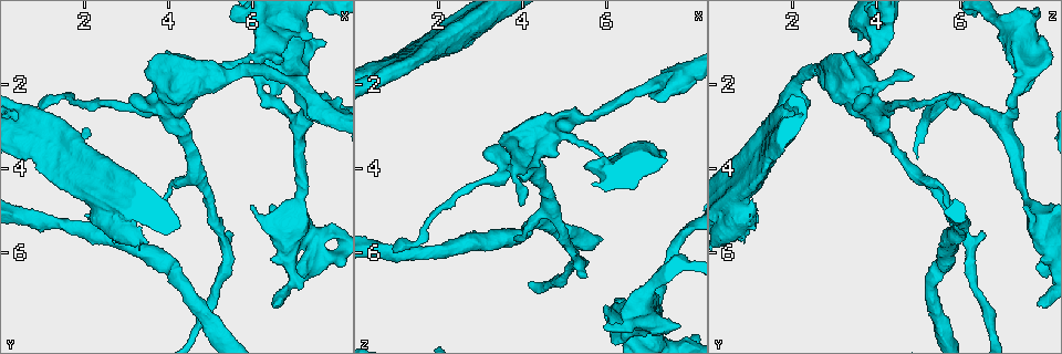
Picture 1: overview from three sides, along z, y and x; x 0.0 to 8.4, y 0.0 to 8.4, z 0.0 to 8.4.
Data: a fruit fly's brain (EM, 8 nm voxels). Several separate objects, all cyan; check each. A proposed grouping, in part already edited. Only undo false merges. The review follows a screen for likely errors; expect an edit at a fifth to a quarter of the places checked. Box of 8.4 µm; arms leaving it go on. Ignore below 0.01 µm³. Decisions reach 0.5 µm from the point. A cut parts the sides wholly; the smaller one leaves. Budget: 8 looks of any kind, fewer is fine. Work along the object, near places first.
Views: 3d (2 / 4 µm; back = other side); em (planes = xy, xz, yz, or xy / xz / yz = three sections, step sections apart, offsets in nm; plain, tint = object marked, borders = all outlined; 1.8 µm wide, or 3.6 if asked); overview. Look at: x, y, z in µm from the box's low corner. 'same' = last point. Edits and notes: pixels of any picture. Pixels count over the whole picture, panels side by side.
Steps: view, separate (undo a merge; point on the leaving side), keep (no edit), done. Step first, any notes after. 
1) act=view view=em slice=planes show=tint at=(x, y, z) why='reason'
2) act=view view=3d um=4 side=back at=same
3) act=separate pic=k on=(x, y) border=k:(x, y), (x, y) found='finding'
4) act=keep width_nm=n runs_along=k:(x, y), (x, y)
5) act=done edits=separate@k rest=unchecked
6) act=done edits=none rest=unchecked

act=view view=em um=3.6 slice=xz step=16 show=tint at=(5.25, 1.90, 2.75) why='sudden change in width'

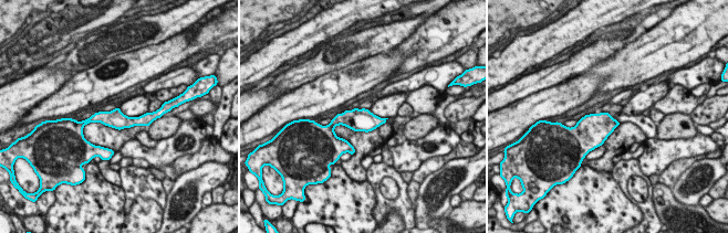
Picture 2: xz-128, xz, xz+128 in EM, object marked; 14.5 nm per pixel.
act=view view=em um=3.6 slice=yz step=4 show=borders at=same

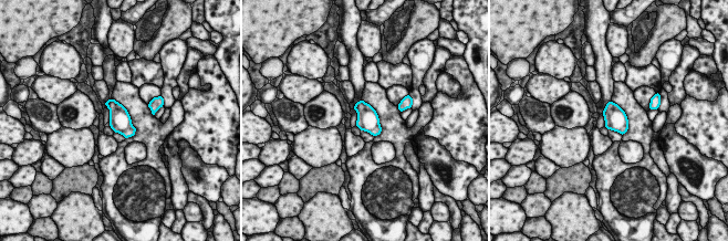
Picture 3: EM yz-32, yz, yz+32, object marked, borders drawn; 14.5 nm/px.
act=keep found='continuous, no second neuron'

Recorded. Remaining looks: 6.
act=view view=em um=3.6 slice=planes show=tint at=(7.40, 2.45, 1.90) why='arms part here'

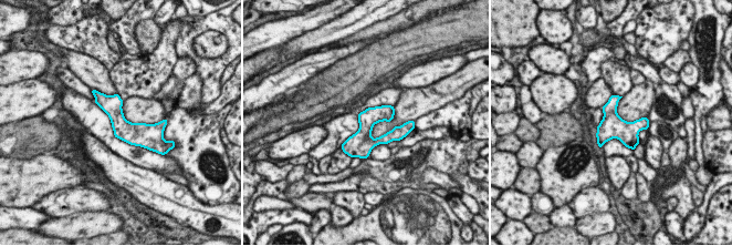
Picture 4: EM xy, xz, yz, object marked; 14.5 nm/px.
act=keep width_nm=280 runs_along=4:(97, 99), (128, 129), (149, 129) found='all the same neuron'

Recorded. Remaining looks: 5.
act=view view=em um=3.6 slice=planes show=borders at=(6.55, 5.30, 7.80) why='calibre changes'

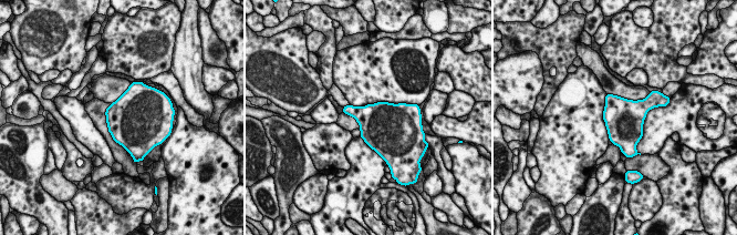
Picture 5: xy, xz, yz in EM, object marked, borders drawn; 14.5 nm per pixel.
act=keep width_nm=550 found='one neuron here'

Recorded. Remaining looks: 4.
act=done edits=none rest=unchecked

